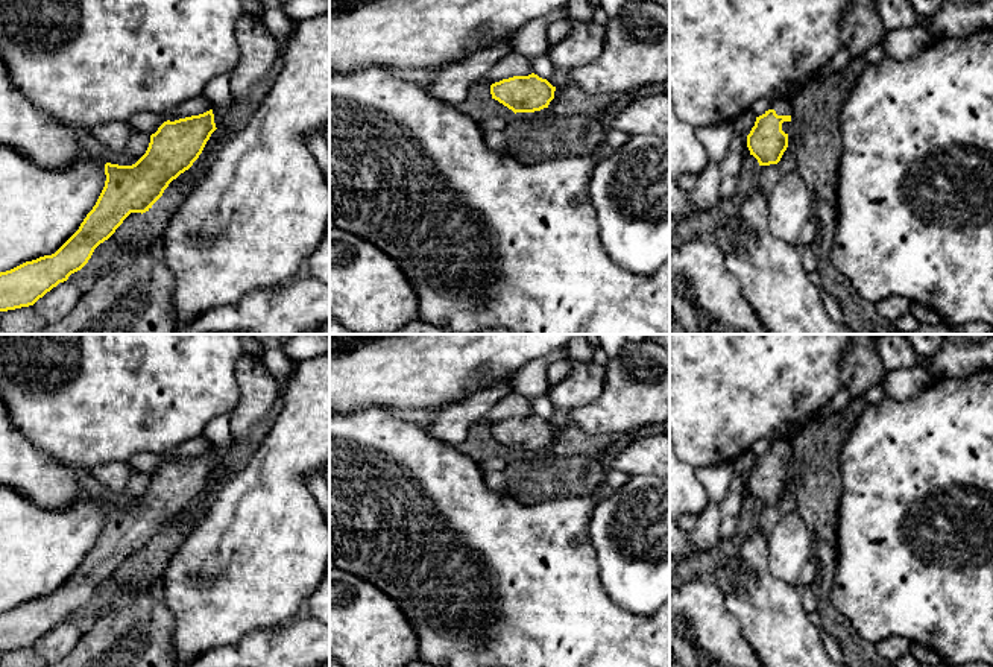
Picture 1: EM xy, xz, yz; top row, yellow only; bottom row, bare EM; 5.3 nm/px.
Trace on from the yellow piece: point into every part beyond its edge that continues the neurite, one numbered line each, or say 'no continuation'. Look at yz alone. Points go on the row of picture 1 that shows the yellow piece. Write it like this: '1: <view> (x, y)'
1: yz (784, 107)

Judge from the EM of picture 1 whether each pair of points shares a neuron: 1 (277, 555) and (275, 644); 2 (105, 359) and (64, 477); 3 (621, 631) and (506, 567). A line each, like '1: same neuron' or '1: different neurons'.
1: different neurons
2: different neurons
3: same neuron

